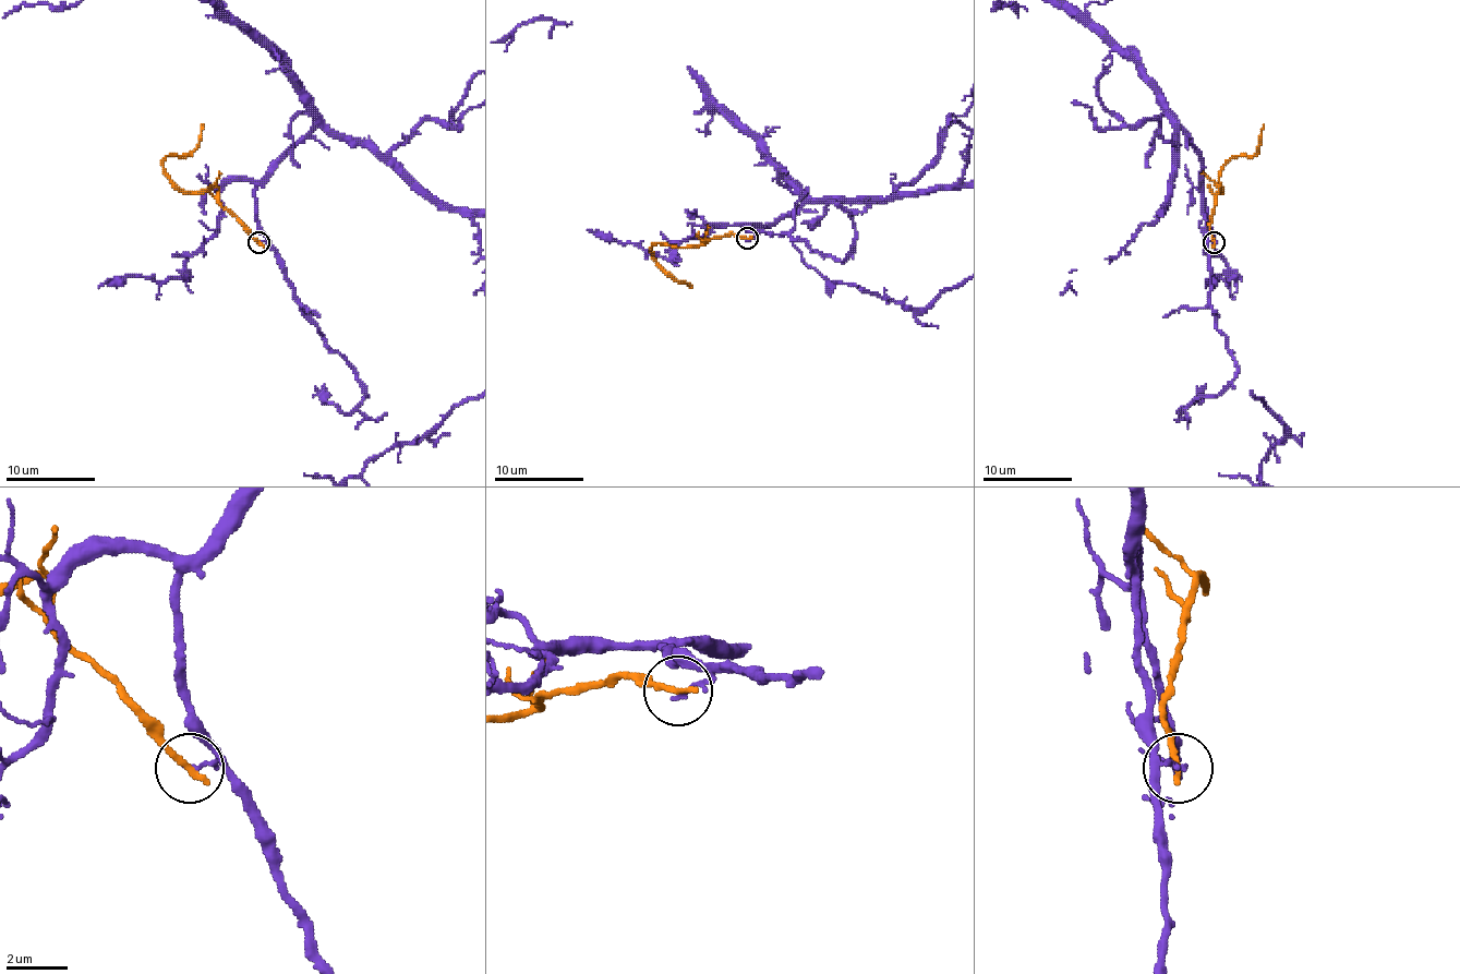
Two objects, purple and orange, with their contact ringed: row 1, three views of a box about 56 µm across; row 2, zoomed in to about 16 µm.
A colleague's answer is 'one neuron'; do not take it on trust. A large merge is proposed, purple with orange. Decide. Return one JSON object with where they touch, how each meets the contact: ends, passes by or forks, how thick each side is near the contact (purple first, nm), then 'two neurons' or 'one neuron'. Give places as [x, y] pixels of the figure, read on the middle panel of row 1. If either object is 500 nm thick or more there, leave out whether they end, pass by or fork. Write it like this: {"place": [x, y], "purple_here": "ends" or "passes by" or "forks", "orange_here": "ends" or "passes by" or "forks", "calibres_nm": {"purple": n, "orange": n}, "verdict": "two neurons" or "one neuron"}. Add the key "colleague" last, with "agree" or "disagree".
{"place": [747, 238], "purple_here": "ends", "orange_here": "ends", "calibres_nm": {"purple": 140, "orange": 240}, "verdict": "two neurons", "colleague": "disagree"}

